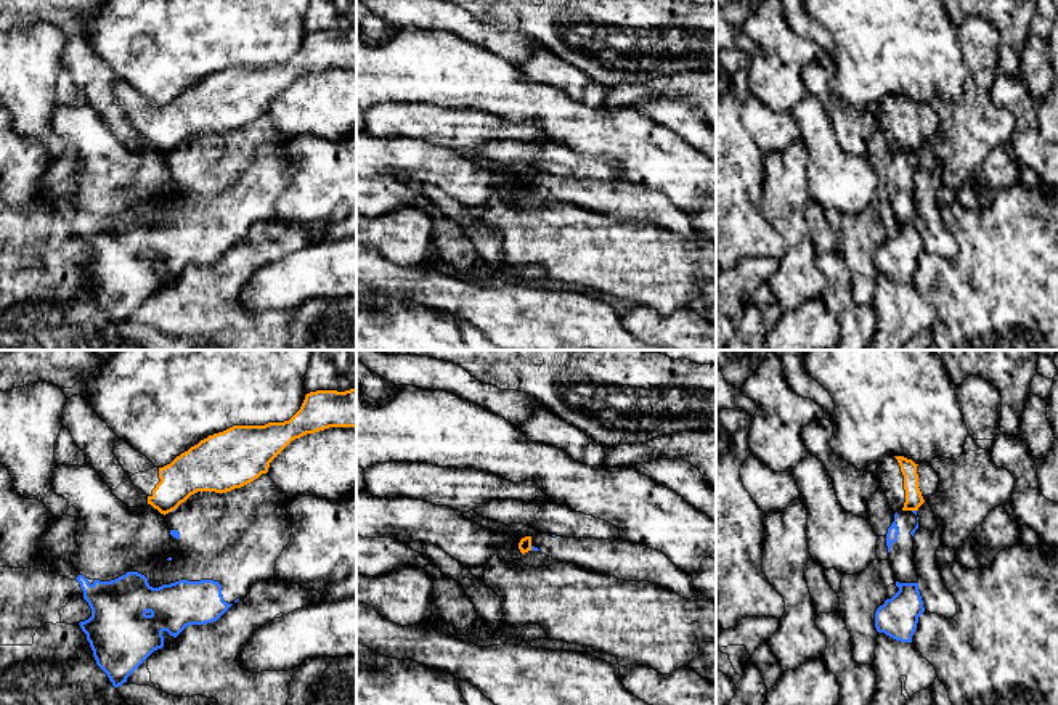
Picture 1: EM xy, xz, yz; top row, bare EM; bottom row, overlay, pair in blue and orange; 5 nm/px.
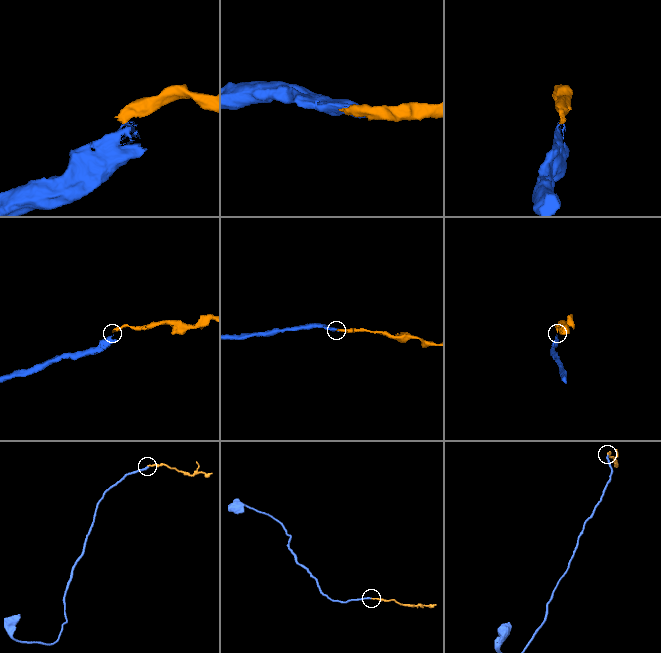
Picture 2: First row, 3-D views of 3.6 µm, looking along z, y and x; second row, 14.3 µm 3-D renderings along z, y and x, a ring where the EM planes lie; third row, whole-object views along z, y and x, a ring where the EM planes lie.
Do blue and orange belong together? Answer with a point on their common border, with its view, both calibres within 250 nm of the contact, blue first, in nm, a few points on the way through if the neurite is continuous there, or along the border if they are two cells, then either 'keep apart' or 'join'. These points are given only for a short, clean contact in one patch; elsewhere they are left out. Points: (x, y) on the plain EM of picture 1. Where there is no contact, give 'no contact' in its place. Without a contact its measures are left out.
meets blue in xy at (175, 150); 20 nm thick on the blue side, 240 nm on the other; border along xy (177, 146), (170, 151); keep apart

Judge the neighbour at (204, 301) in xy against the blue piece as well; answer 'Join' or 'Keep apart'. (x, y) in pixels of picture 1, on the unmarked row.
Keep apart

